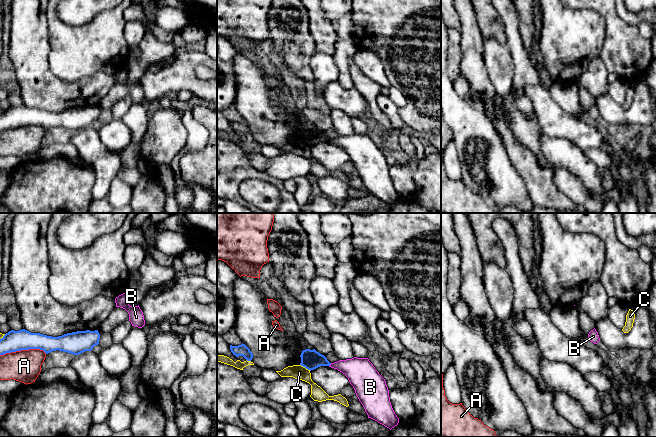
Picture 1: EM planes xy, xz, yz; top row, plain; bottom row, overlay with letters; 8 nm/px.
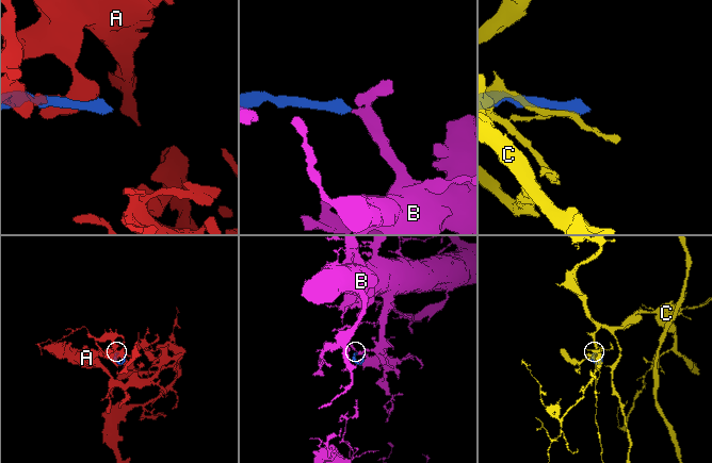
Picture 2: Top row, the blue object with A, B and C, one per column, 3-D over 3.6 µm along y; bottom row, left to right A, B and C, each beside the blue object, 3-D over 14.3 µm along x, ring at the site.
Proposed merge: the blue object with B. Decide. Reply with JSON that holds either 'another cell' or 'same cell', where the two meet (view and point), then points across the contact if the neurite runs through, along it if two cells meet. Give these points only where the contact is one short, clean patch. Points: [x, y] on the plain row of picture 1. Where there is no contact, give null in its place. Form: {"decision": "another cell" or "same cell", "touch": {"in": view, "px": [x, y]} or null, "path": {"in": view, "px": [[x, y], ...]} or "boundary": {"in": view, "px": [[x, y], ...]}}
{"decision": "same cell", "touch": {"in": "xz", "px": [329, 141]}, "path": {"in": "xz", "px": [[310, 135], [321, 136], [329, 141], [342, 141], [359, 147]]}}

